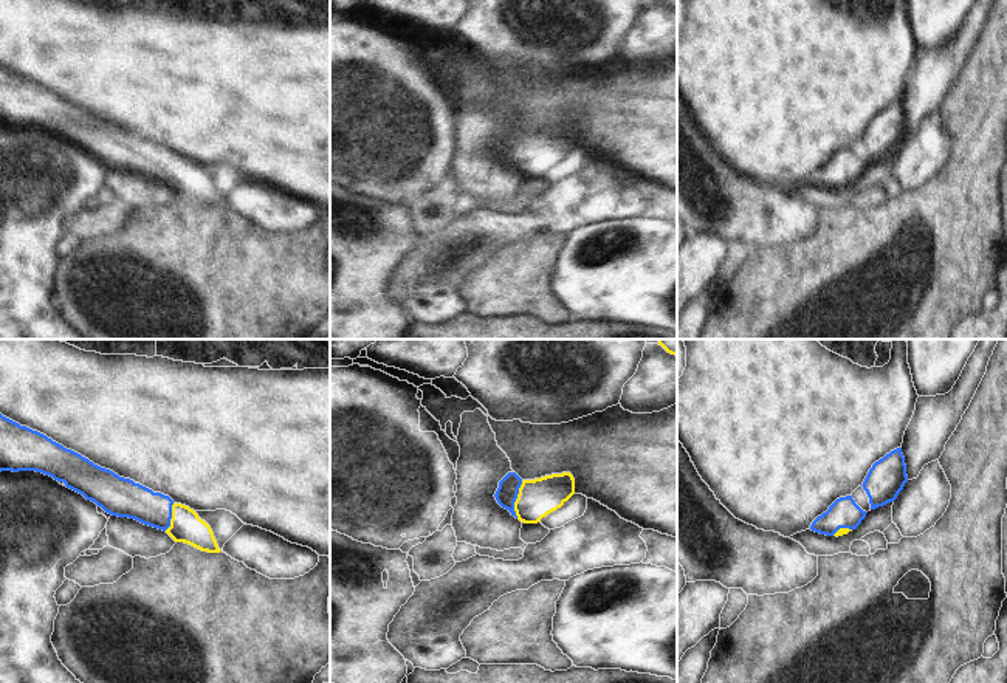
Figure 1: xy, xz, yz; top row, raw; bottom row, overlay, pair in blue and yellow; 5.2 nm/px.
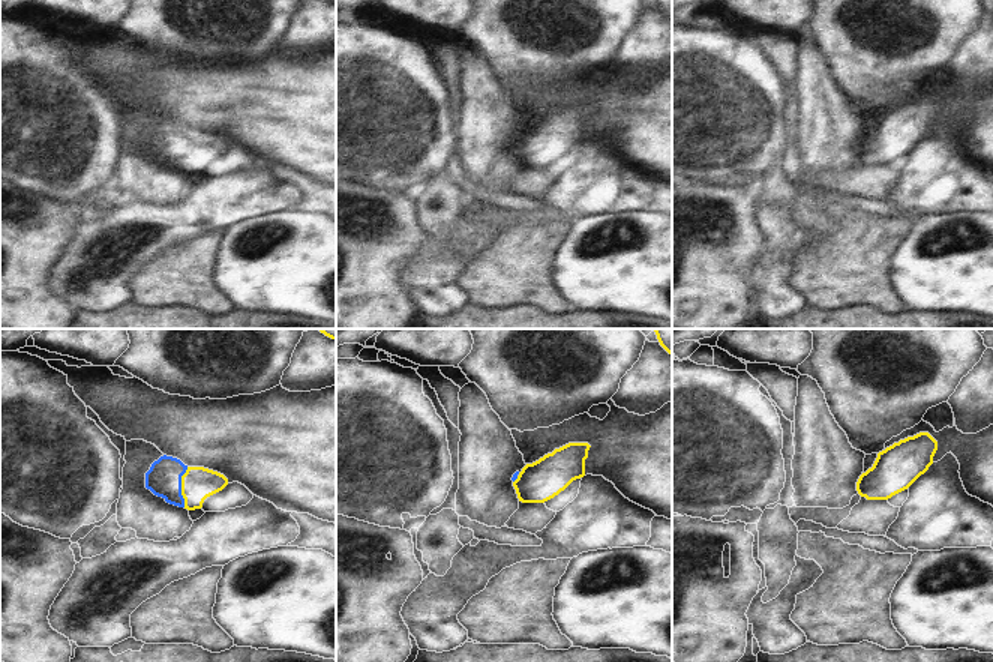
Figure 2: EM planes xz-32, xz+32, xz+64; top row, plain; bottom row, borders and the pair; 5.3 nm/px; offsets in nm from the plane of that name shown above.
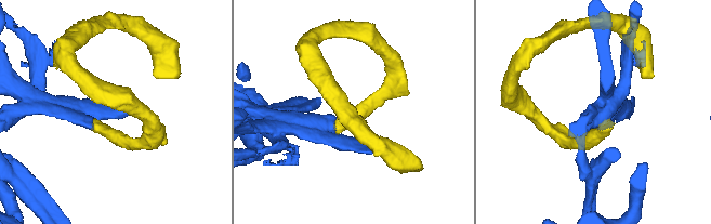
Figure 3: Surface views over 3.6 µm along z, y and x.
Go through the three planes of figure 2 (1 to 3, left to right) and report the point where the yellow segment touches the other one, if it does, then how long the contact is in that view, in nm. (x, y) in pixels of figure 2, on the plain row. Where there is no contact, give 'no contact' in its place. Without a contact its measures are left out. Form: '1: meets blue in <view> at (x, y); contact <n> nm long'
1: meets blue in xz-32 at (180, 150); contact 220 nm long
2: meets blue in xz+32 at (516, 141); contact 50 nm long
3: no contact

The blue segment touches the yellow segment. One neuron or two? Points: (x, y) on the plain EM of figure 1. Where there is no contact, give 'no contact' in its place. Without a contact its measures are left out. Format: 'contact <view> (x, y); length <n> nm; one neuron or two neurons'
contact xz (516, 151); length 200 nm; one neuron

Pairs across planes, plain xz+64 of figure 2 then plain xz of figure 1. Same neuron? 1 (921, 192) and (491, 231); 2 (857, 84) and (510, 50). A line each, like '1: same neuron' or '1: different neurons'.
1: same neuron
2: same neuron

